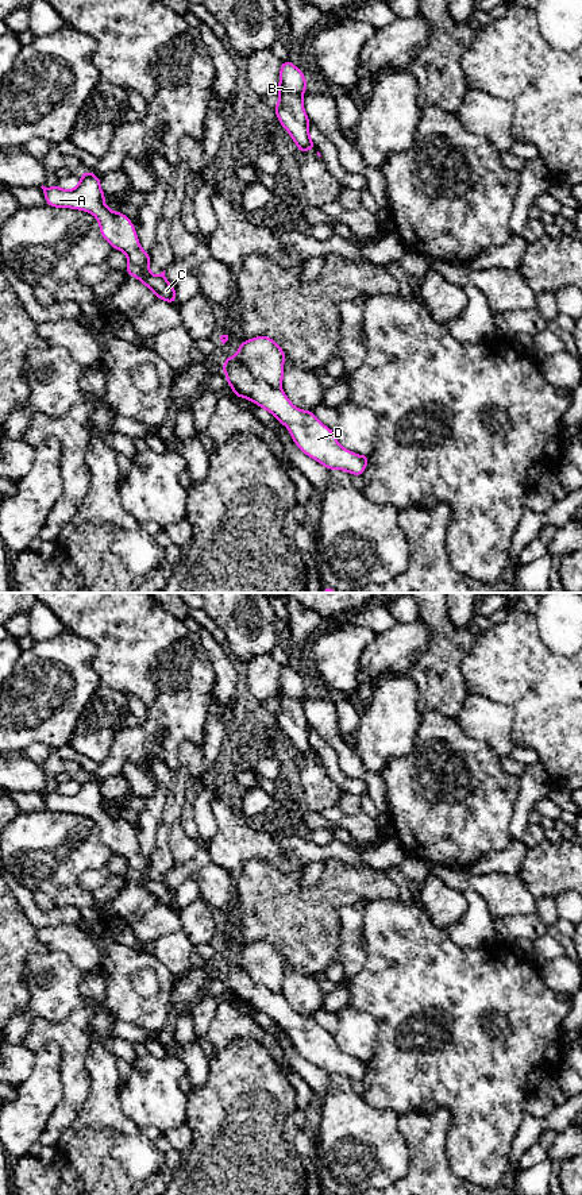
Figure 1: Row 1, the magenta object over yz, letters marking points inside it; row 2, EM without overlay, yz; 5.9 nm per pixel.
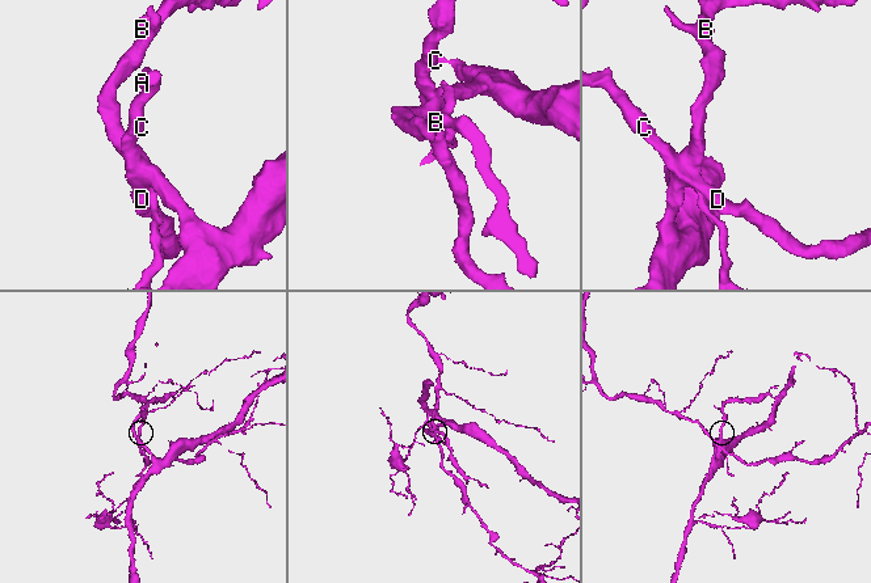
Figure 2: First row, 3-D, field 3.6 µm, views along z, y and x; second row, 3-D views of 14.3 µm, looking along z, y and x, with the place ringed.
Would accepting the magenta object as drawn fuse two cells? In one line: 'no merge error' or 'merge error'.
merge error

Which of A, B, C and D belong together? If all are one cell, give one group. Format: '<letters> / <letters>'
A C D / B

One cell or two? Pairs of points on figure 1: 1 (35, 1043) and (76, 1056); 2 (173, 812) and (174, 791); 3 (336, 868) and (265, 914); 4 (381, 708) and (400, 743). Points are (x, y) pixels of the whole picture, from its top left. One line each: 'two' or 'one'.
1: one
2: one
3: one
4: one

